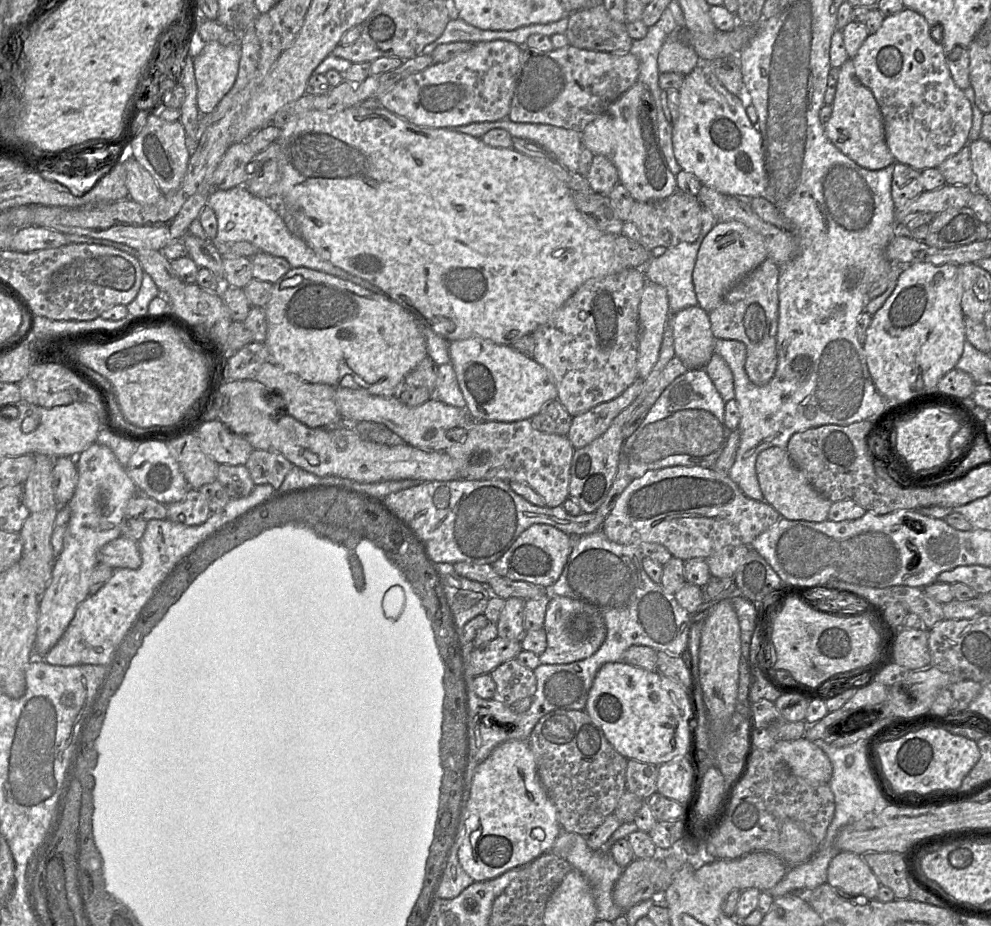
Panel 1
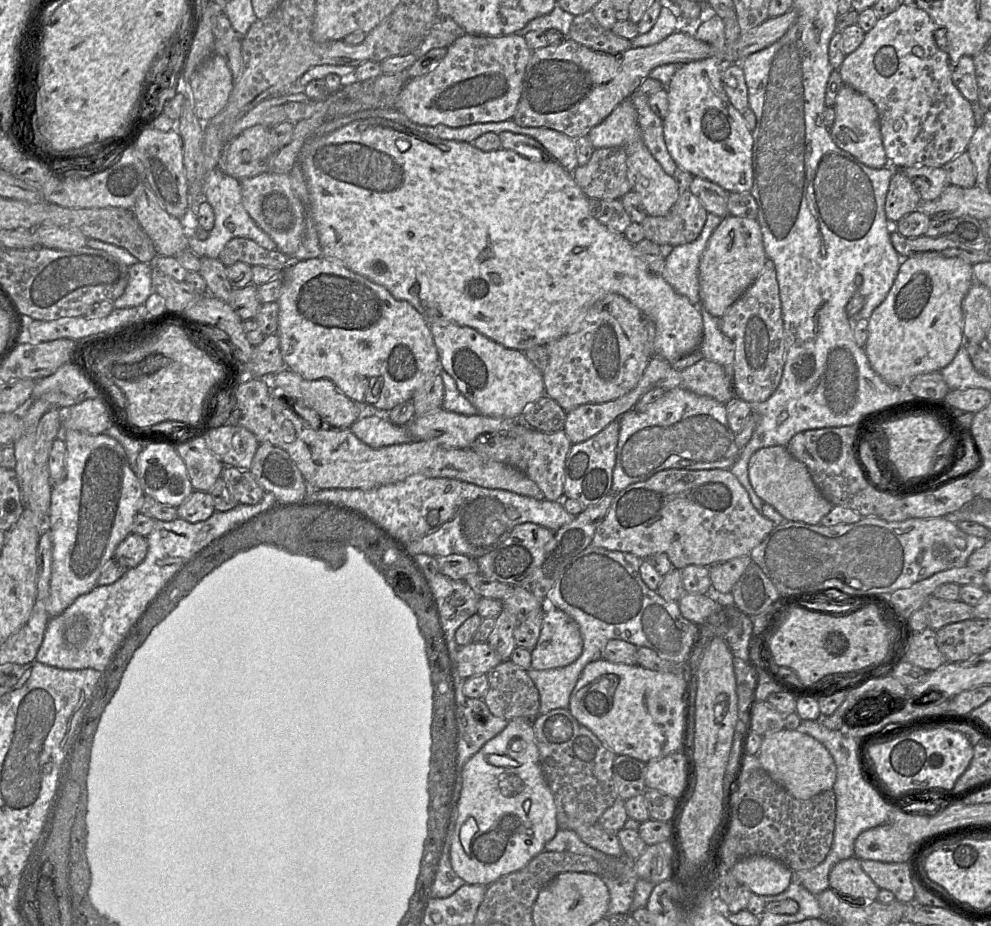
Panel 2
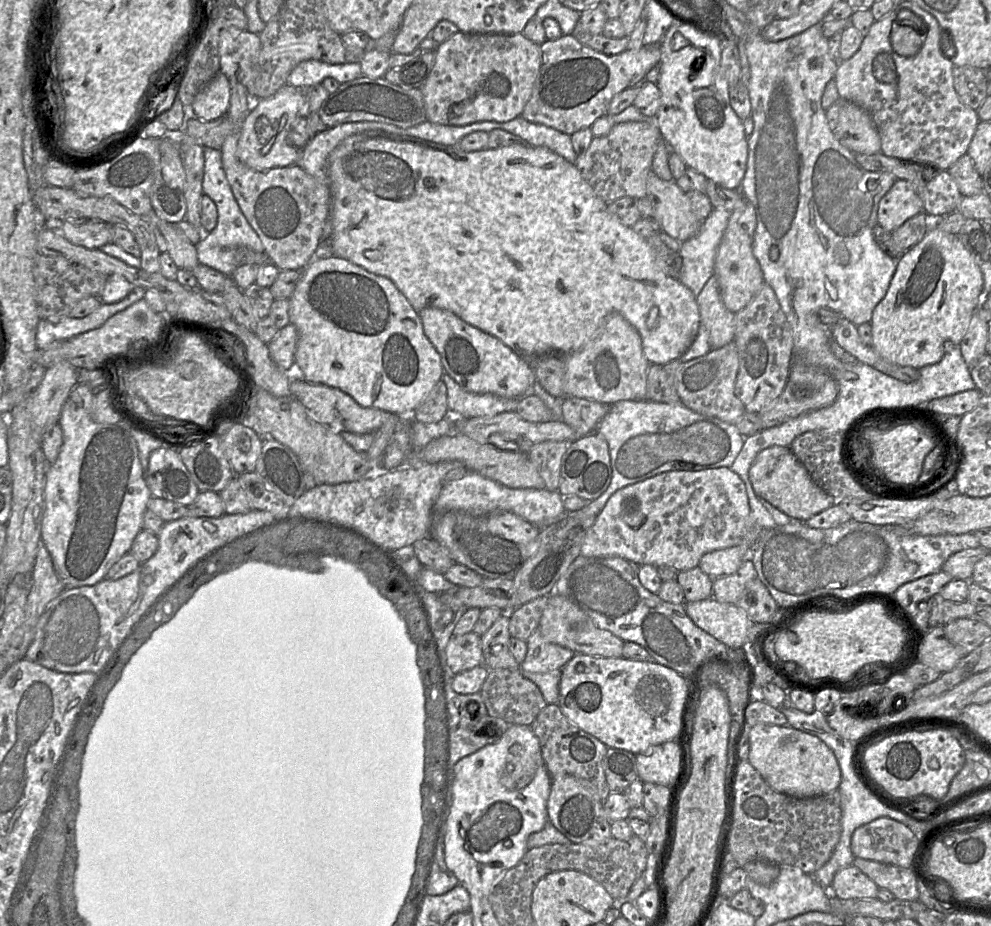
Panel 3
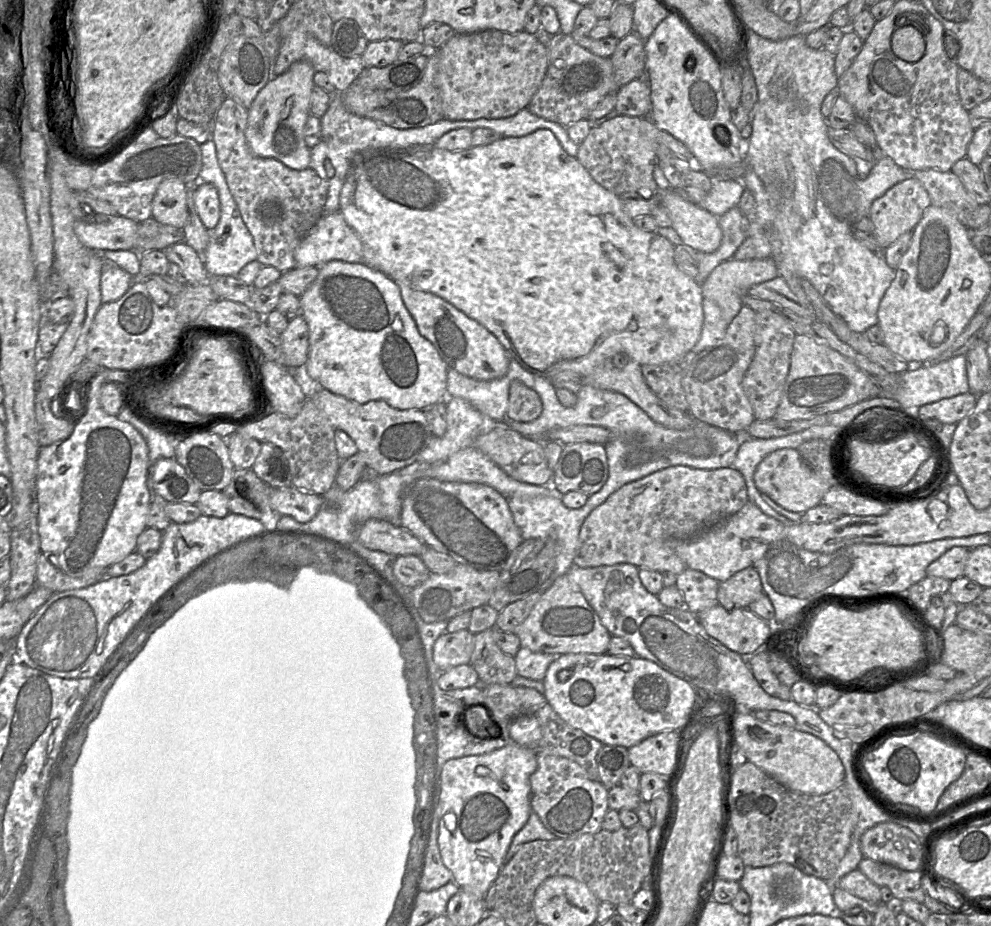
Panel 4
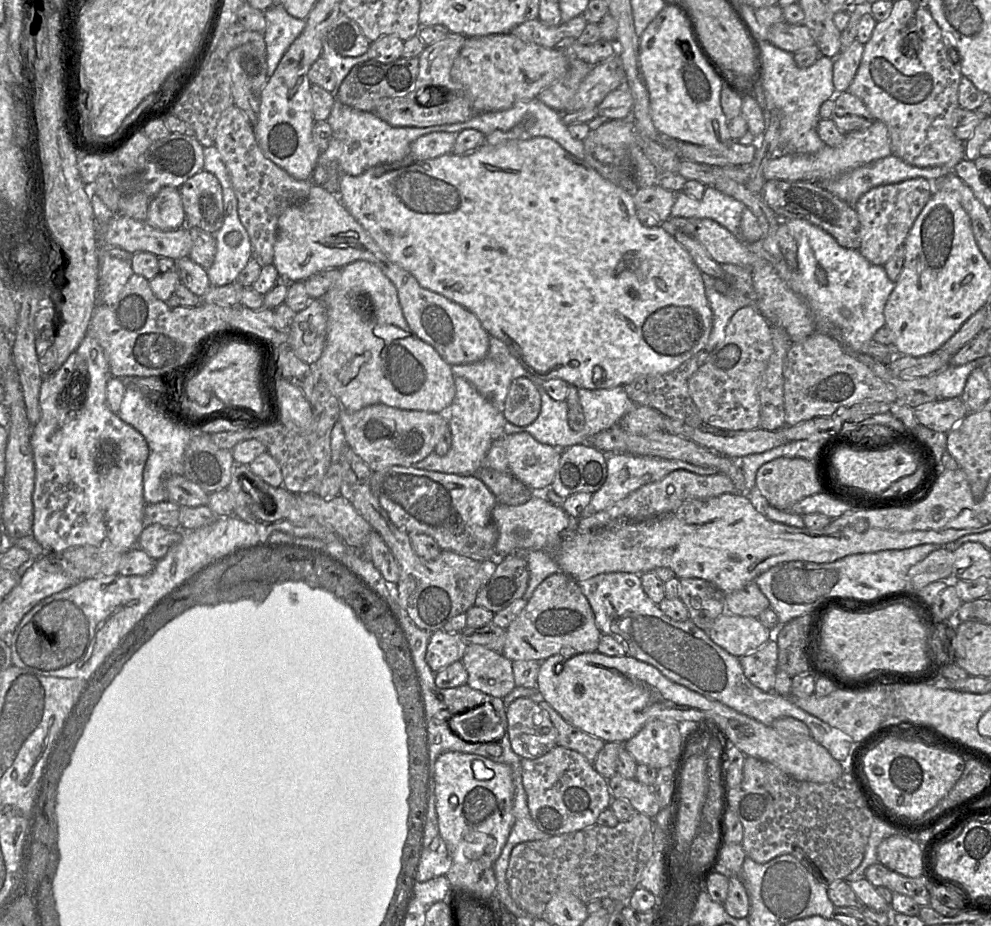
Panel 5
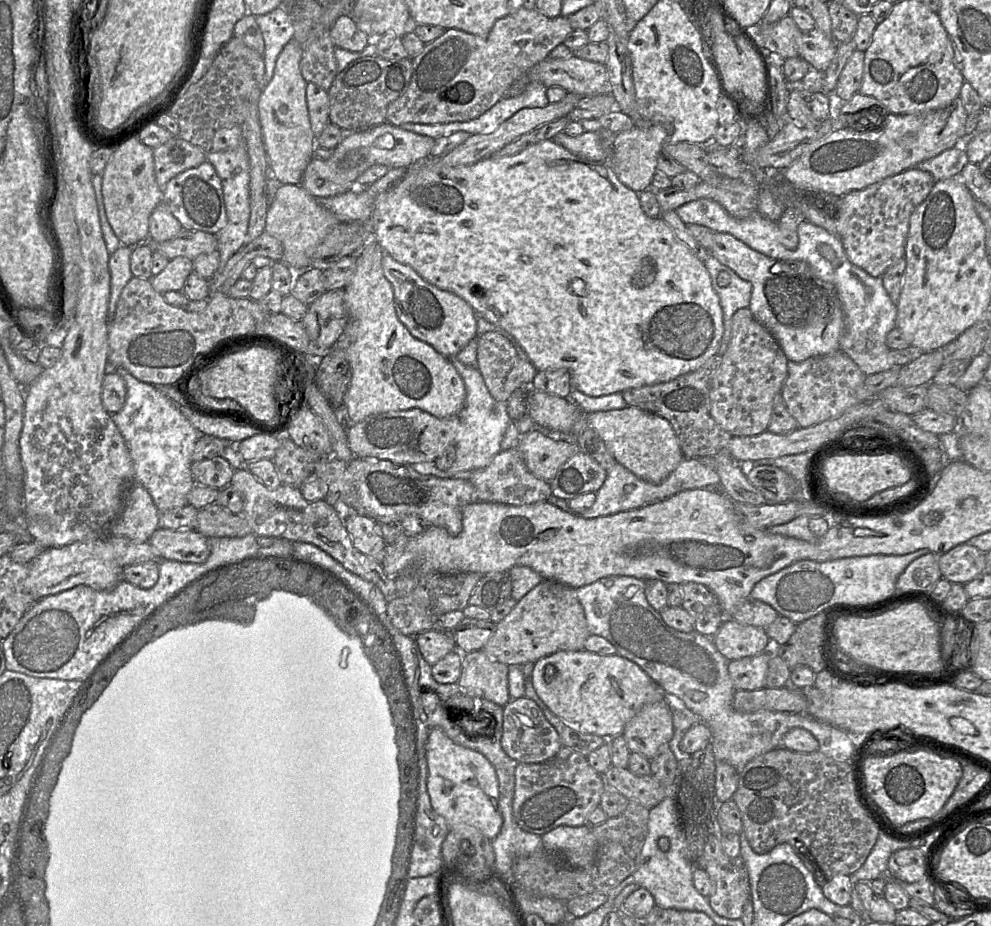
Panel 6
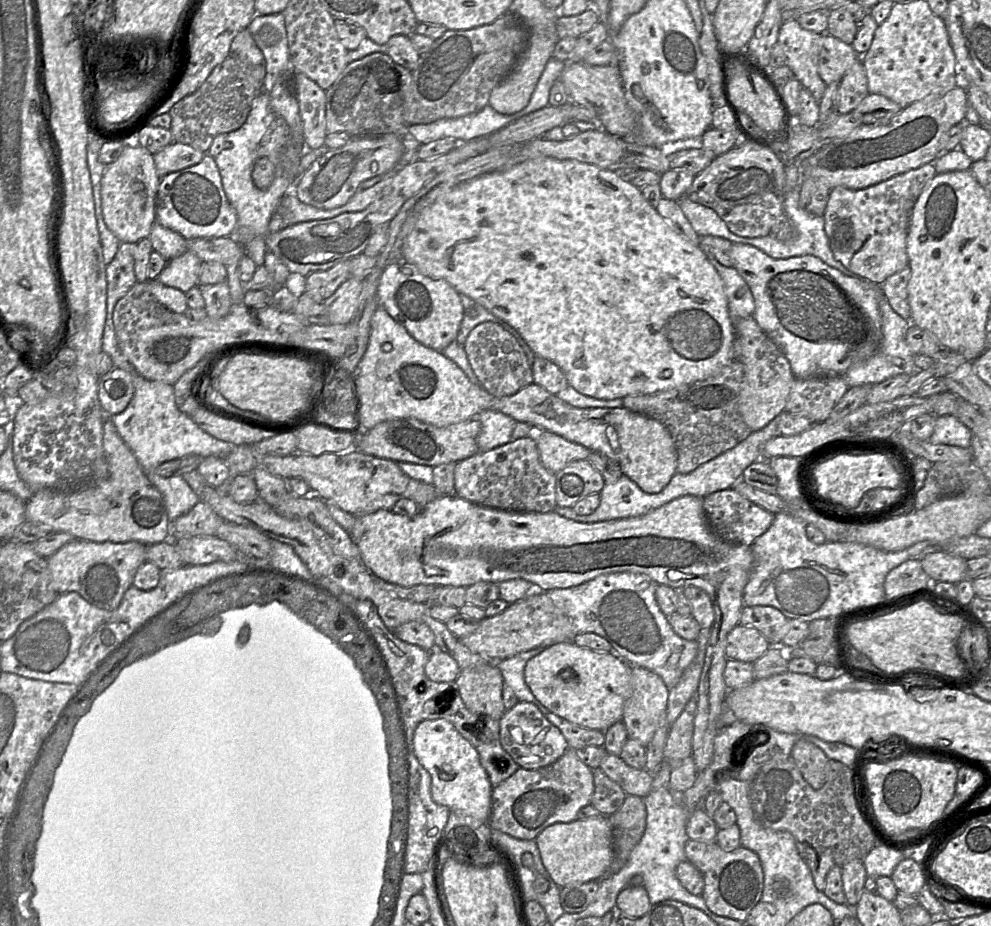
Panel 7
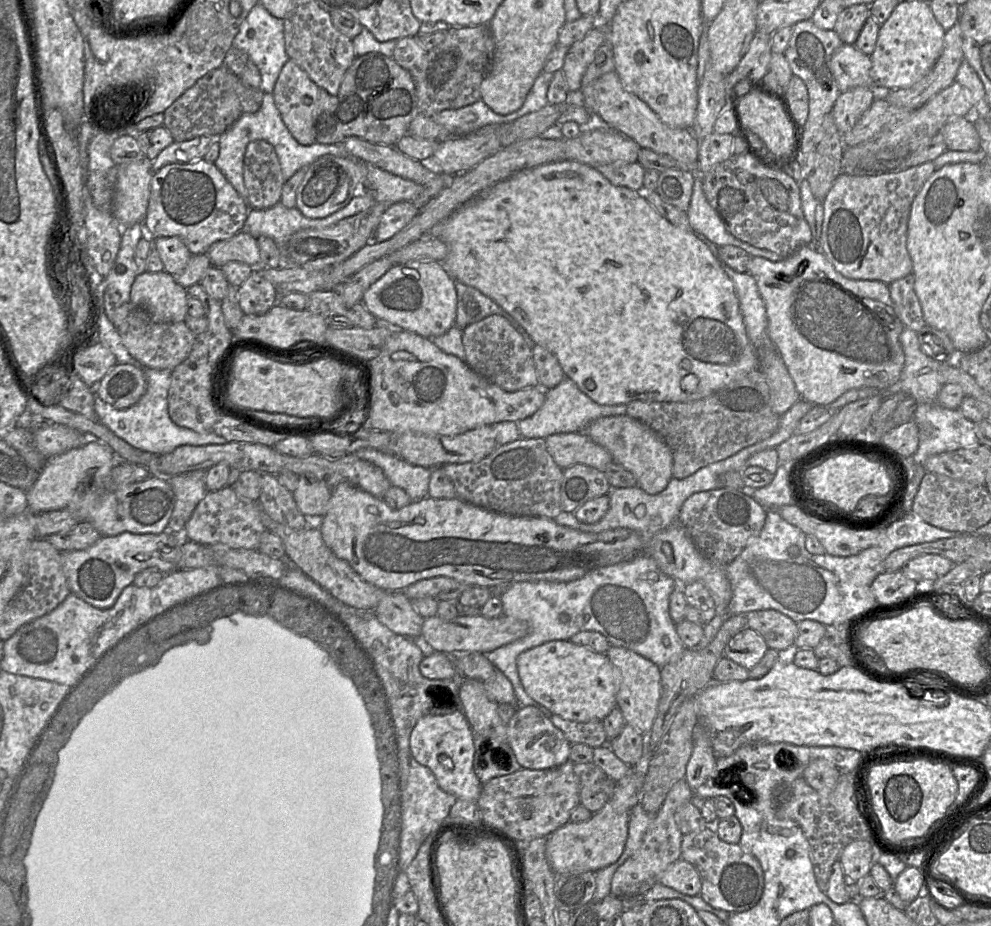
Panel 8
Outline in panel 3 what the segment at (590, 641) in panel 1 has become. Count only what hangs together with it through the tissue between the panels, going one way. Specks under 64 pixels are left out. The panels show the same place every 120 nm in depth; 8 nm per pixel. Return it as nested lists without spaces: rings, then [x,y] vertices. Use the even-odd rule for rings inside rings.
[[[537,628],[527,639],[527,654],[521,670],[532,673],[550,673],[561,670],[575,655],[572,650],[546,641]]]

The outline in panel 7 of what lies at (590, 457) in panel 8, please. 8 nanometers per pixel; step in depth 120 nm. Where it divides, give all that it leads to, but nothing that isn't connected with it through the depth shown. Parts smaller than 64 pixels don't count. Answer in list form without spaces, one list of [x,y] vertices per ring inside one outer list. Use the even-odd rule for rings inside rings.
[[[539,430],[534,437],[541,463],[554,474],[572,461],[587,459],[591,452],[581,444],[546,430]]]

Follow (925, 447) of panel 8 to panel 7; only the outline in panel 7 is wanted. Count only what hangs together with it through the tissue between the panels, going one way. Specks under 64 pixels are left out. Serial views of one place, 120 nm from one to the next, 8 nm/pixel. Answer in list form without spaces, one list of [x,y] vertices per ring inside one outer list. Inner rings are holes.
[[[885,296],[880,298],[879,308],[882,319],[881,347],[874,356],[866,361],[853,364],[847,370],[845,378],[850,388],[860,385],[875,385],[899,374],[912,376],[922,371],[916,366],[914,362],[915,354],[906,343],[906,332],[910,321],[906,321],[893,310]],[[952,414],[936,416],[934,430],[928,441],[932,444],[969,448],[972,443],[972,431]]]

